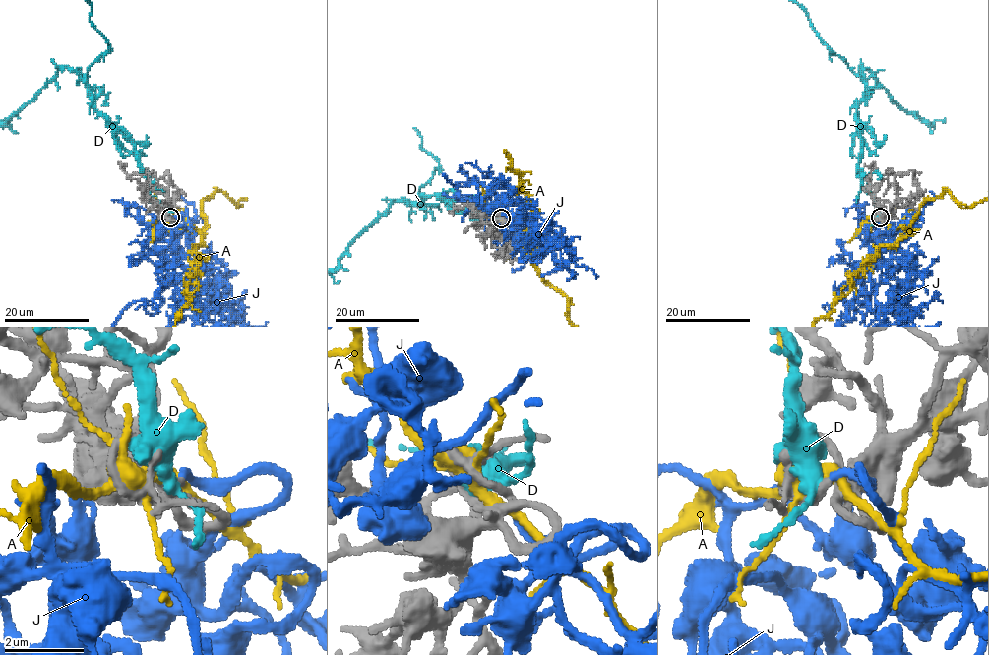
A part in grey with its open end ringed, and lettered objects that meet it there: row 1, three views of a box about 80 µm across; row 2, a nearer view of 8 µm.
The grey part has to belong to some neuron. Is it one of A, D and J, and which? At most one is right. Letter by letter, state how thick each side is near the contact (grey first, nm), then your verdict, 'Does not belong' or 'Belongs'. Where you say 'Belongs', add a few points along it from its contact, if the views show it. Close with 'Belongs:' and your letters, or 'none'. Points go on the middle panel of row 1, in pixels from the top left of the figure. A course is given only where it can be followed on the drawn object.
A: Thickness 320 nm (grey) against 280 nm. Does not belong
D: Thickness 240 nm (grey) against 320 nm. Does not belong
J: Thickness 240 nm (grey) against 180 nm. Belongs
Belongs: J

